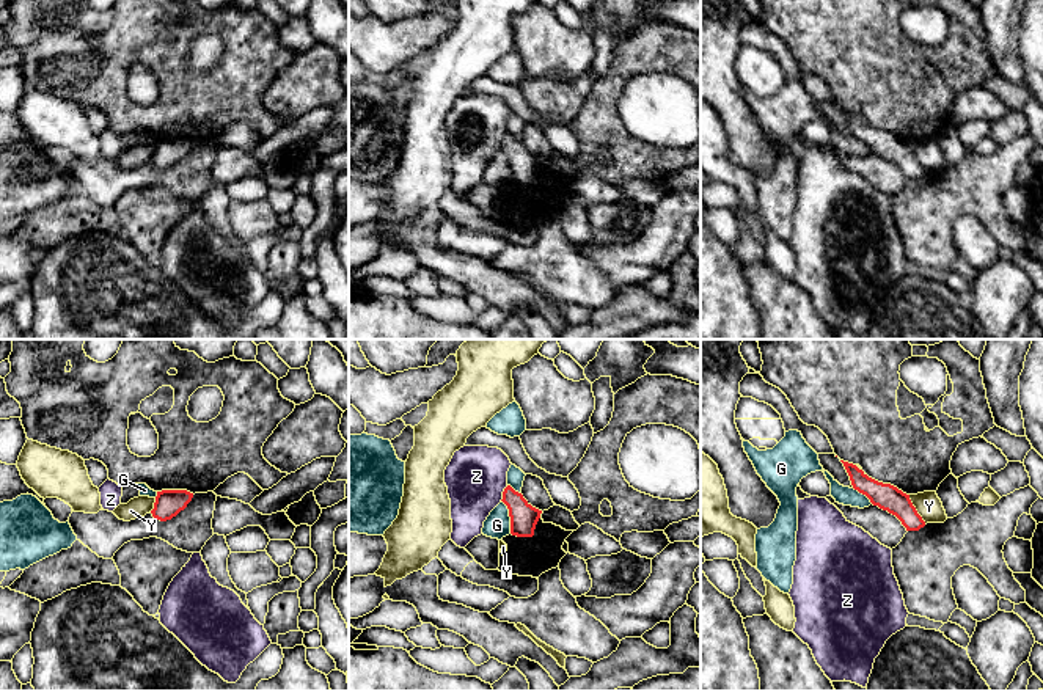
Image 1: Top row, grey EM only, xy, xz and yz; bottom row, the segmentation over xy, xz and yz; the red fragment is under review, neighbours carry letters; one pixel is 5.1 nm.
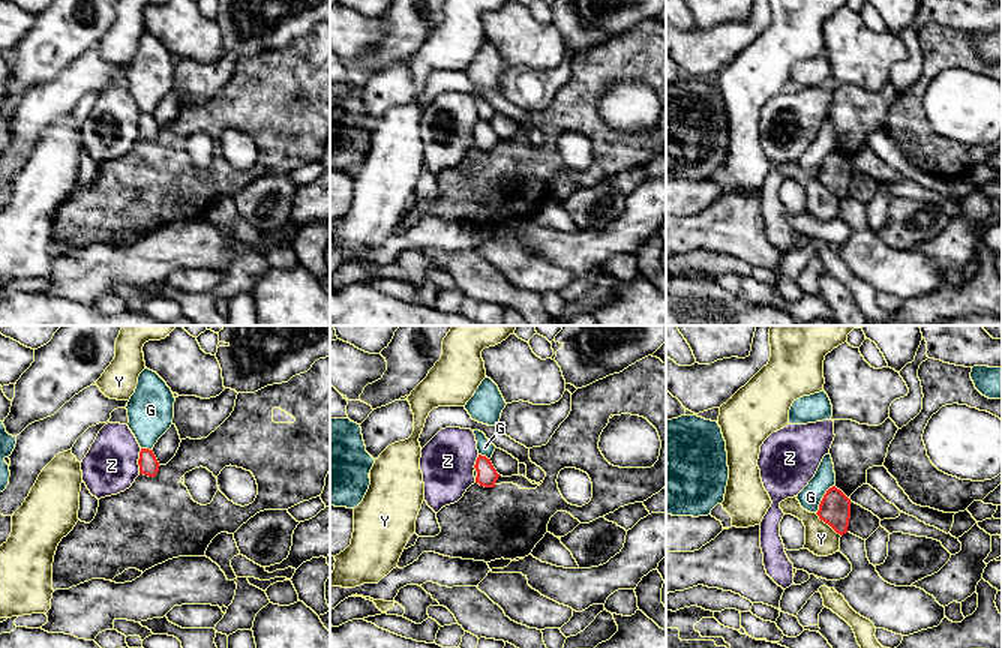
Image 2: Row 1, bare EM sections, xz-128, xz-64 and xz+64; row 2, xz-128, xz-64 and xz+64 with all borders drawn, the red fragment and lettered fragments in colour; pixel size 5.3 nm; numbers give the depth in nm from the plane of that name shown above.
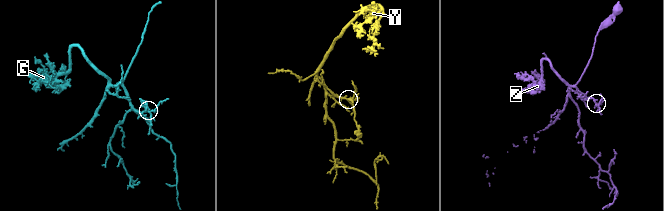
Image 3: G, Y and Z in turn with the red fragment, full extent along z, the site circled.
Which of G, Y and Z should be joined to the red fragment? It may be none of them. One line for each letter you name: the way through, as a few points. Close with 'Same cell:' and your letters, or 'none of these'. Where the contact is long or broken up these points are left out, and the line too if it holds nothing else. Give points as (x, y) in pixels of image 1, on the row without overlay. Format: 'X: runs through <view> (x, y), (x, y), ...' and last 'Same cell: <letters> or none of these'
Same cell: none of these

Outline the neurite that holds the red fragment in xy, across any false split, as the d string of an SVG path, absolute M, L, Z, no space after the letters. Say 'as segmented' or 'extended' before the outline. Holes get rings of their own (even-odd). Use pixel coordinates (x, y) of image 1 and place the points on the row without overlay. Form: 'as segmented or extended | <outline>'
as segmented | M162 138L157 140L152 165L167 170L176 165L192 149L193 141L187 138Z

